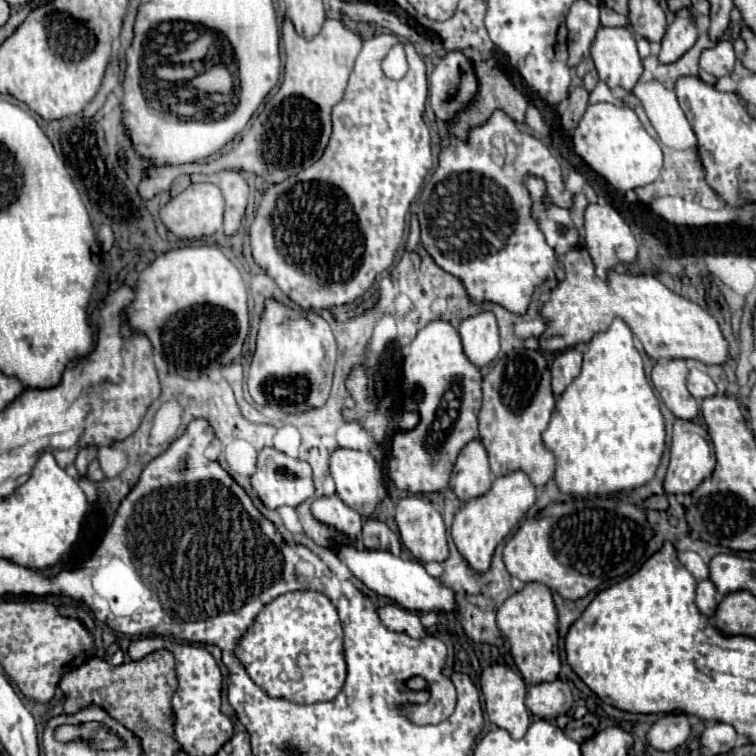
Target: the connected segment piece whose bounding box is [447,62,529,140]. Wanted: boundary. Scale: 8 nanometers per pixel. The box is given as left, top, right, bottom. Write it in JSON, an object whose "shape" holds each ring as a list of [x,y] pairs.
{"shape":[[[475,62],[475,74],[477,74],[477,82],[479,82],[479,88],[477,88],[477,94],[475,98],[471,100],[469,106],[465,106],[453,120],[447,122],[447,130],[451,136],[457,136],[463,140],[463,136],[467,136],[467,128],[473,128],[475,124],[483,124],[483,120],[487,120],[487,116],[491,116],[493,110],[503,110],[507,112],[517,124],[523,122],[523,116],[525,116],[525,108],[527,108],[527,98],[515,90],[515,86],[509,82],[509,78],[497,70],[497,68],[489,68],[487,72],[487,66],[485,62]]]}

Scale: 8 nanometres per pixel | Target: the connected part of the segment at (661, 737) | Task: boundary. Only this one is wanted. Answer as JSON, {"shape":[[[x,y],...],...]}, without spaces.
{"shape":[[[685,714],[663,716],[647,732],[647,742],[655,750],[675,750],[677,746],[681,746],[687,740],[689,732],[691,732],[691,726]]]}

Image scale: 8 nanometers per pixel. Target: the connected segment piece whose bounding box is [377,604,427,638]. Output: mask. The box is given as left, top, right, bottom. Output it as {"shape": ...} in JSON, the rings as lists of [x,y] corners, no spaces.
{"shape":[[[383,606],[377,610],[383,624],[395,632],[405,632],[409,634],[411,638],[425,638],[427,632],[425,632],[425,626],[421,624],[419,620],[419,614],[417,612],[411,612],[411,610],[403,610],[399,606]]]}

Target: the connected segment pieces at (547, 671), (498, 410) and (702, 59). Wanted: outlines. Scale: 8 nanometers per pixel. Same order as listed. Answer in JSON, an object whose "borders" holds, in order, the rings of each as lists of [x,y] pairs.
{"borders":[[[[527,582],[525,588],[507,598],[497,612],[497,626],[509,642],[511,656],[523,674],[527,686],[549,682],[559,676],[559,616],[553,604],[551,590],[539,582]]],[[[517,350],[507,354],[505,358],[499,358],[491,366],[487,376],[483,378],[483,406],[479,412],[479,434],[481,434],[481,444],[487,450],[491,472],[495,478],[521,470],[529,476],[535,488],[543,488],[553,478],[555,458],[551,456],[551,452],[547,452],[547,448],[543,448],[543,442],[541,442],[541,434],[549,424],[553,408],[555,408],[555,398],[551,392],[551,372],[541,352]]],[[[717,40],[713,48],[705,48],[699,56],[699,68],[713,76],[727,76],[735,66],[733,44],[727,40]]]]}

